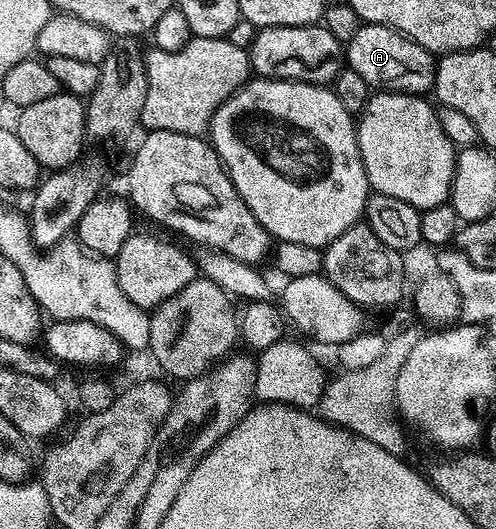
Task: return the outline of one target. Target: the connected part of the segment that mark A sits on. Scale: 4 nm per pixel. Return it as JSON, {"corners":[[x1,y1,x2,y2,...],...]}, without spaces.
{"corners":[[363,24,359,28,359,32,355,32,355,40,351,40,347,44,348,69,359,72,359,76,363,76,363,80,367,80,367,84,371,88,376,88,381,92,416,94,418,96,428,95,435,84,437,64,438,59,430,50,425,50,419,44,415,44,415,40,403,36,398,30,393,30,389,26]]}

